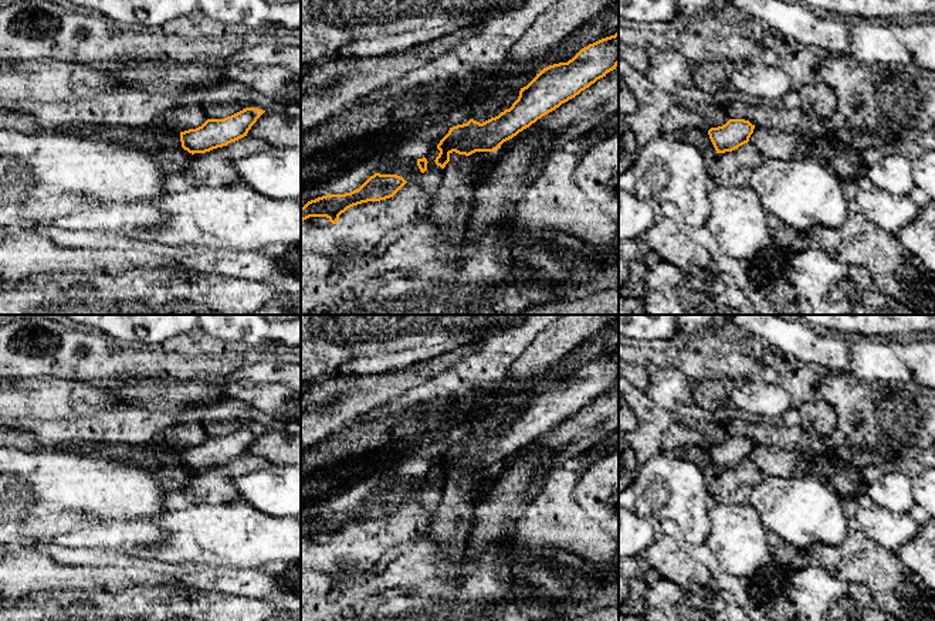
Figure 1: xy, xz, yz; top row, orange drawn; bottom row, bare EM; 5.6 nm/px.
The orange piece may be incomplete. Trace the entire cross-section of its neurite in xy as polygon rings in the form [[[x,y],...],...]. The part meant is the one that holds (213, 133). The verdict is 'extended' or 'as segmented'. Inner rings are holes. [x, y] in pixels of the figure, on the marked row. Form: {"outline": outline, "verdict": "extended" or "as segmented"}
{"outline": [[[245,108],[224,119],[207,119],[201,126],[180,132],[182,147],[189,153],[206,153],[247,136],[265,111]]], "verdict": "as segmented"}

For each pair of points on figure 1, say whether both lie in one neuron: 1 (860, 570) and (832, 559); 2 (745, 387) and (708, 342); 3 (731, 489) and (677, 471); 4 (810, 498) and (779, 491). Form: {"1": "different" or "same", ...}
{"1": "same", "2": "different", "3": "different", "4": "same"}

